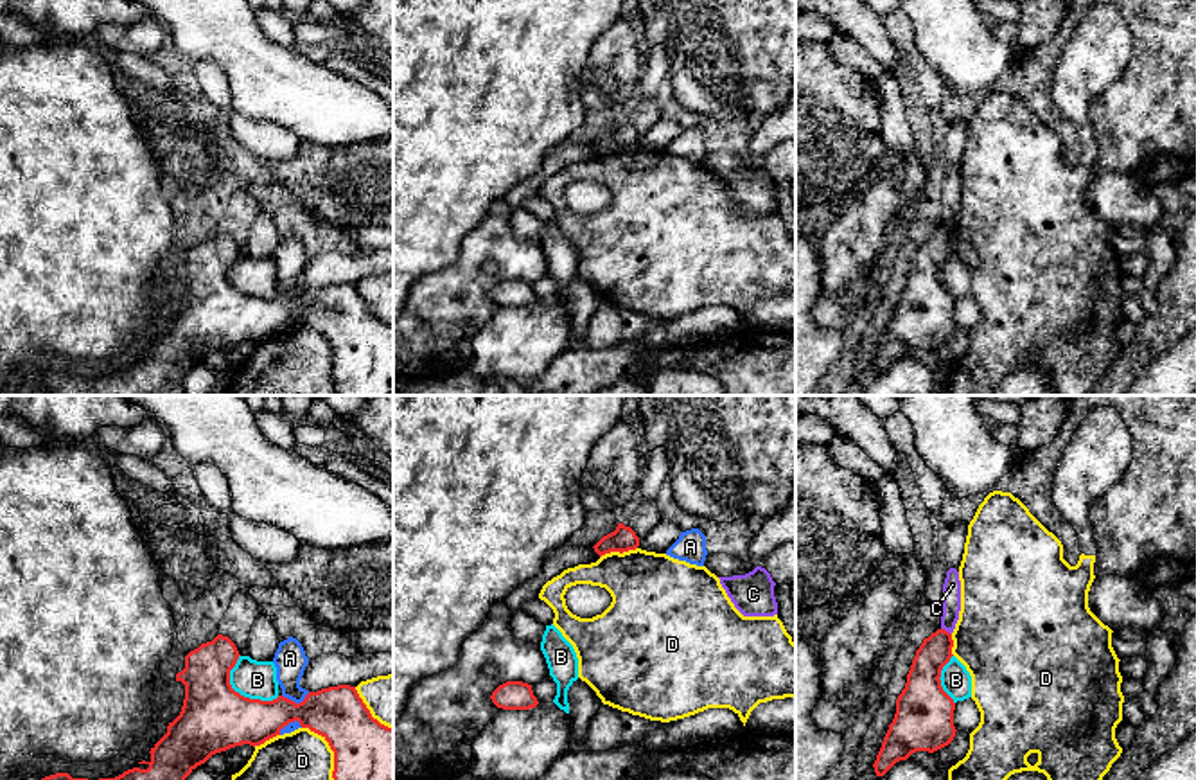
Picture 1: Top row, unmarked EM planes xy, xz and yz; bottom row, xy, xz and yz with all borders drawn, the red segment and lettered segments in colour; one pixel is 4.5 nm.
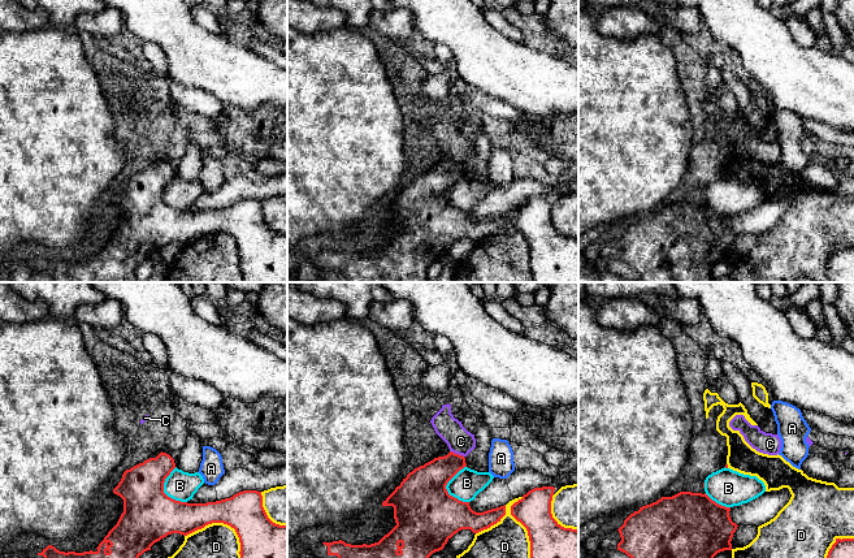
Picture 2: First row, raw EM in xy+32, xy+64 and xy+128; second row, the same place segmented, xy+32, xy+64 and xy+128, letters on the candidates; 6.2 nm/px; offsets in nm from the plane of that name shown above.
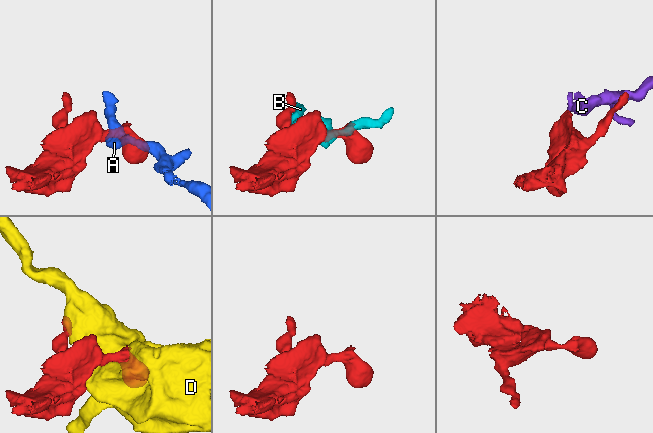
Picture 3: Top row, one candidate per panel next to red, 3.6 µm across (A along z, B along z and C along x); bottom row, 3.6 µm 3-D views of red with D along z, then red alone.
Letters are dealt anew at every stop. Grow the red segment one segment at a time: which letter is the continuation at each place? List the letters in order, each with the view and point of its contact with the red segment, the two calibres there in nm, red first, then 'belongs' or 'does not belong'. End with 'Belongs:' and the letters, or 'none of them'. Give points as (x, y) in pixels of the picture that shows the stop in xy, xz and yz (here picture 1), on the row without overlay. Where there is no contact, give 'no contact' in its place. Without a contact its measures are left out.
A: meets red in xy at (295, 301); 240 nm thick on the red side, 140 nm on the other; does not belong
B: meets red in xy at (237, 290); 300 nm thick on the red side, 180 nm on the other; does not belong
C: meets red in yz at (947, 229); 150 nm thick on the red side, 80 nm on the other; does not belong
D: meets red in xy at (334, 354); 460 nm thick on the red side, 420 nm on the other; does not belong
Belongs: none of them

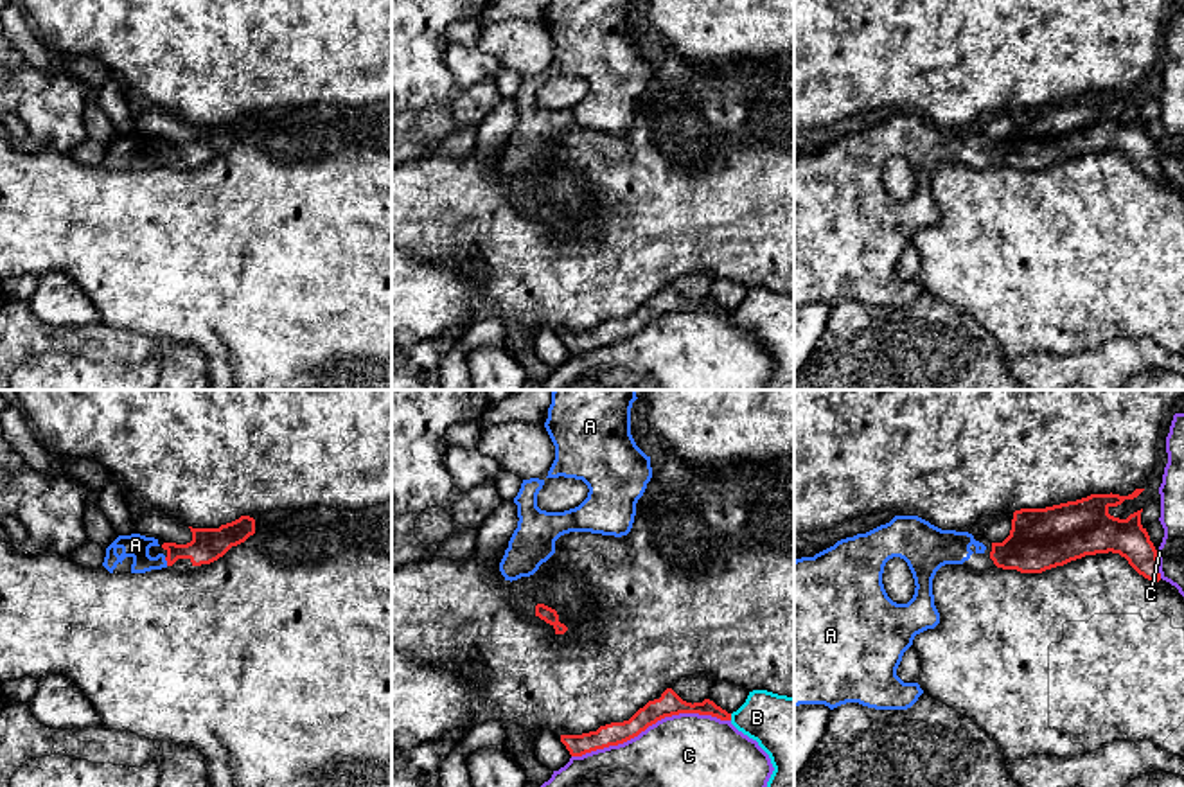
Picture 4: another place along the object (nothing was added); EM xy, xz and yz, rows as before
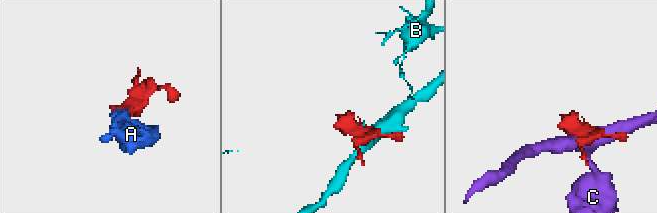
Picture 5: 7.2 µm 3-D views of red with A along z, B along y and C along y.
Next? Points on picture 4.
A: meets red in xy at (166, 157); 150 nm thick on the red side, 110 nm on the other; belongs
B: meets red in xz at (730, 315); 80 nm thick on the red side, 280 nm on the other; does not belong
C: meets red in xz at (651, 322); 100 nm thick on the red side, 500 nm on the other; does not belong
Belongs: A

